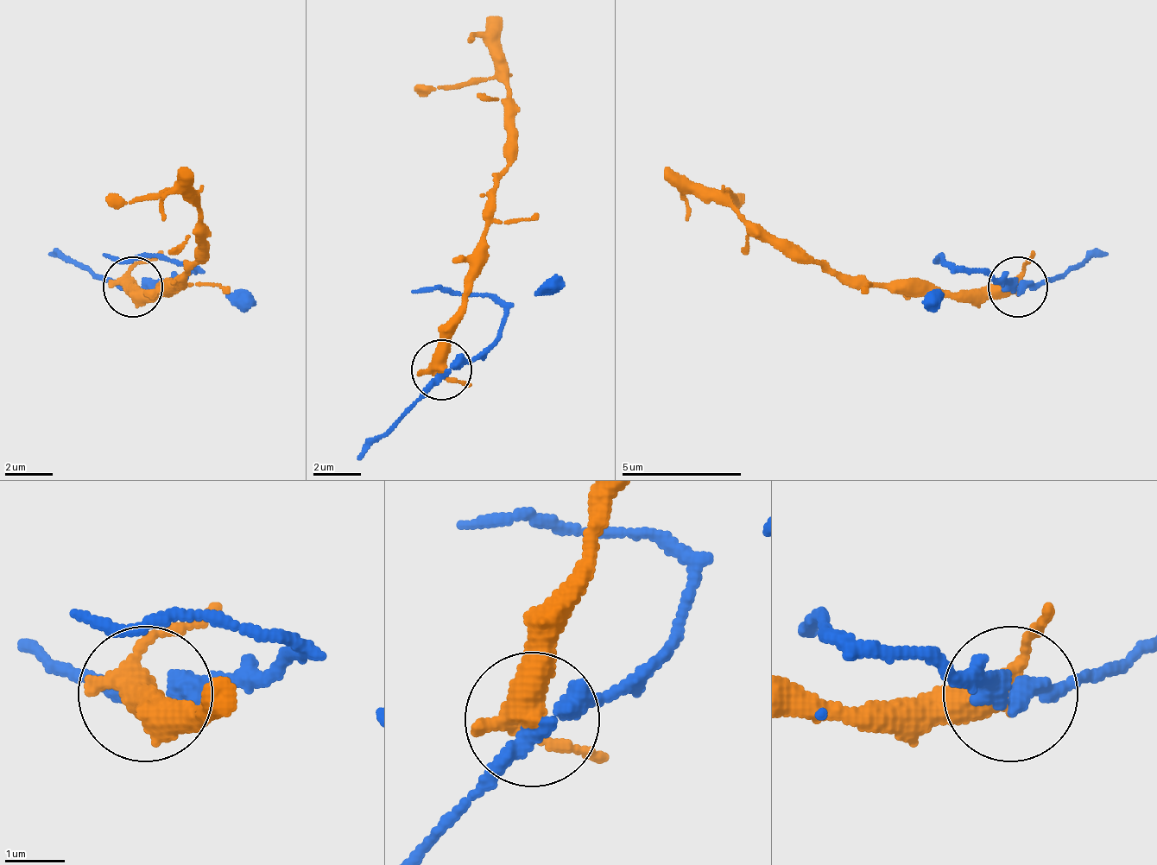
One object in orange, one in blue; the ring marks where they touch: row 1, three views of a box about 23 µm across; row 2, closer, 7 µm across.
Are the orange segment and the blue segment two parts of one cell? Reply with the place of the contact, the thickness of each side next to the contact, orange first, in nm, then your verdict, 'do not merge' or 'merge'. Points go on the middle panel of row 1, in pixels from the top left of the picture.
(441, 369) | 440/320 nm | do not merge

